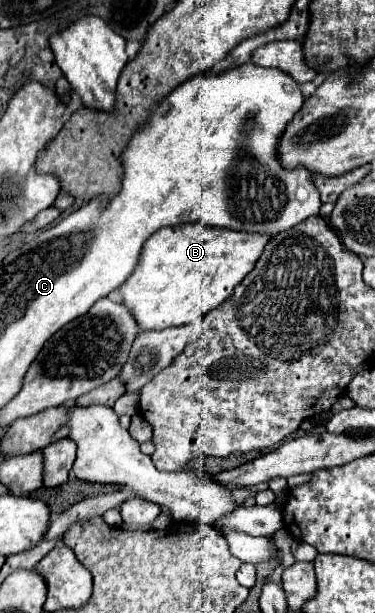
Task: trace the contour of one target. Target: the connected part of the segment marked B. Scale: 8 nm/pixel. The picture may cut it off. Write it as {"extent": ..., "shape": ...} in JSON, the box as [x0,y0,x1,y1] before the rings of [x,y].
{"extent":[122,223,268,331],"shape":[[[186,223],[182,227],[158,229],[142,247],[146,257],[140,259],[134,275],[122,285],[122,305],[130,309],[140,331],[160,331],[168,327],[180,327],[196,323],[206,313],[216,309],[232,289],[252,271],[254,263],[268,243],[268,235],[242,235],[240,231],[218,231],[214,227],[202,227],[202,223]]]}

